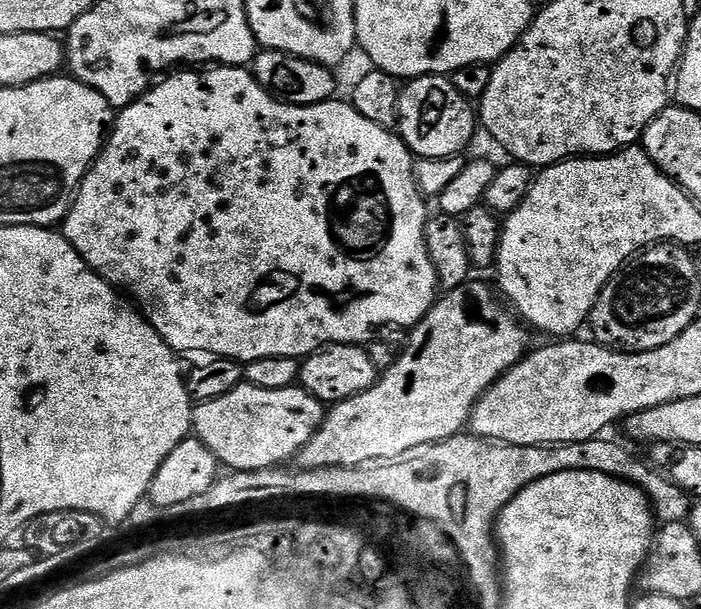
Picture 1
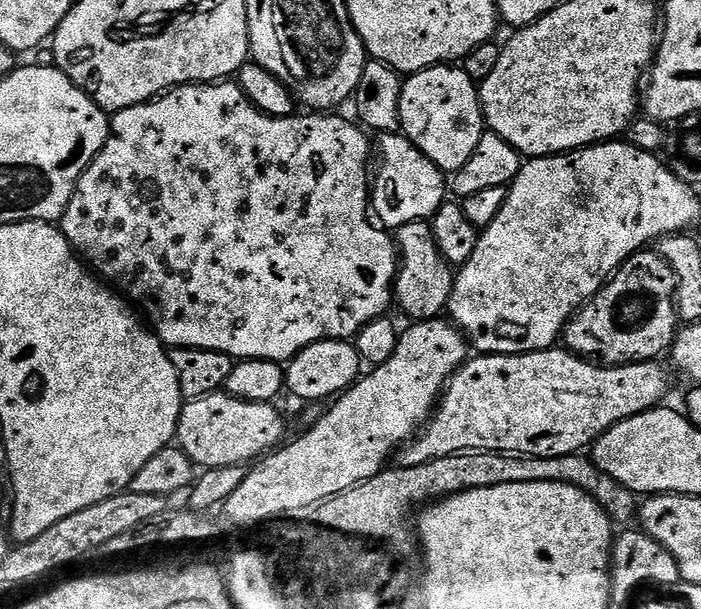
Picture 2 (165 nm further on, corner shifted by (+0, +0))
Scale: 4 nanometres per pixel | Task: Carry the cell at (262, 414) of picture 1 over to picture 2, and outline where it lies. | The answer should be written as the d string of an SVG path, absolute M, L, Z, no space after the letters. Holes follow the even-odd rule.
M223 391L206 398L189 400L181 407L180 421L176 427L178 447L190 457L193 465L204 470L259 461L285 439L284 416L276 406L272 402L259 404L240 400Z

